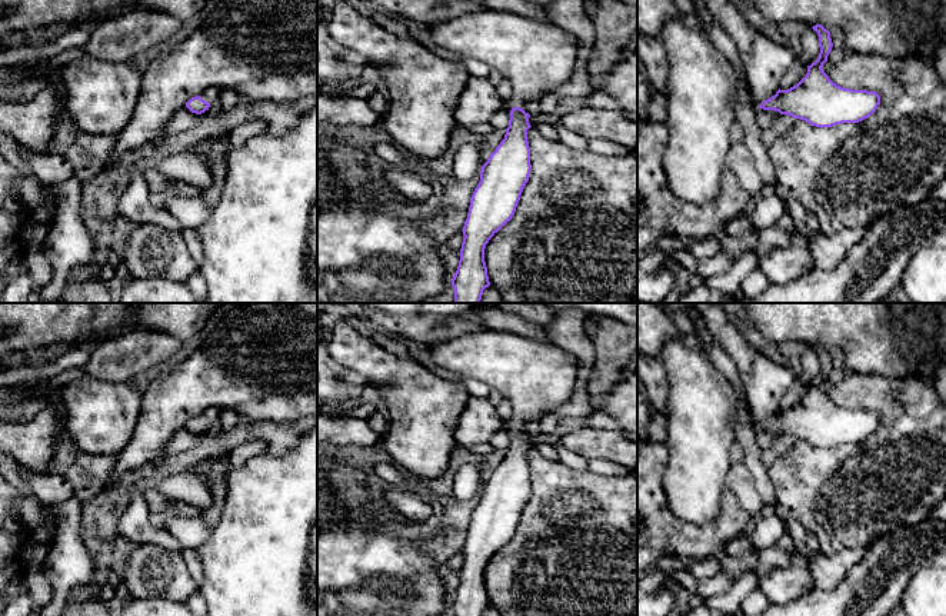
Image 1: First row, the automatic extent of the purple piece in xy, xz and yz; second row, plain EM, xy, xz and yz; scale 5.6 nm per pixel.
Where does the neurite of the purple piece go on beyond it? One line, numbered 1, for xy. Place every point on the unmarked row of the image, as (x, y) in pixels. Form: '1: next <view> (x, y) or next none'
1: next xy (209, 415)

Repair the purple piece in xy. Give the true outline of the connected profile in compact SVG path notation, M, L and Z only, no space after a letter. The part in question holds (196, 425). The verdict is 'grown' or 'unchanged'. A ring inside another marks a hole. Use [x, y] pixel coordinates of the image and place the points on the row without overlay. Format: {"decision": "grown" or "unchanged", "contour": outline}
{"decision": "grown", "contour": "M206 409L200 416L191 417L186 427L196 434L201 434L209 430L210 424L219 417L217 409Z"}

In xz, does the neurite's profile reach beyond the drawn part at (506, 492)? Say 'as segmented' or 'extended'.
extended

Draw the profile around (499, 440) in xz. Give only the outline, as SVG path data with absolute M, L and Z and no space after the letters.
M504 423L500 430L497 430L492 439L490 444L496 450L506 450L509 447L509 440L510 440L510 430L516 427L513 423Z

